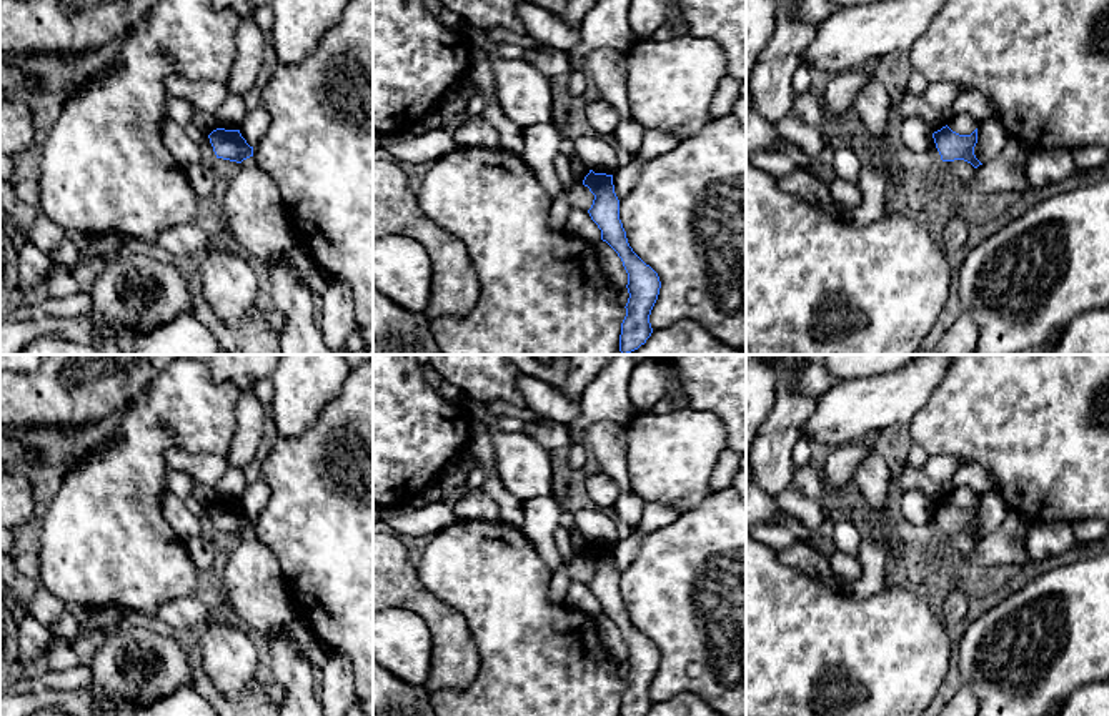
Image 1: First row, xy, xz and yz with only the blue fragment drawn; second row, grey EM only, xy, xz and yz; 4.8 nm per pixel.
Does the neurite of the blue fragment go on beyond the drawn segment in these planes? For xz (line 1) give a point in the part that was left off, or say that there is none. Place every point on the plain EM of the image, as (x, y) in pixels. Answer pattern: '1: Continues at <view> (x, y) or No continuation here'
1: No continuation here

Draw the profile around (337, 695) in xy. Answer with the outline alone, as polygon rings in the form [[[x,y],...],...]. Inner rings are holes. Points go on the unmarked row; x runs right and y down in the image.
[[[330,653],[318,671],[318,701],[325,716],[346,716],[356,703],[351,663],[338,653]]]

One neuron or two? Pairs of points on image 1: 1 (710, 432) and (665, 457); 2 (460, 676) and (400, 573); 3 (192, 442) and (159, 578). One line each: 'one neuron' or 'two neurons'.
1: one neuron
2: one neuron
3: one neuron

